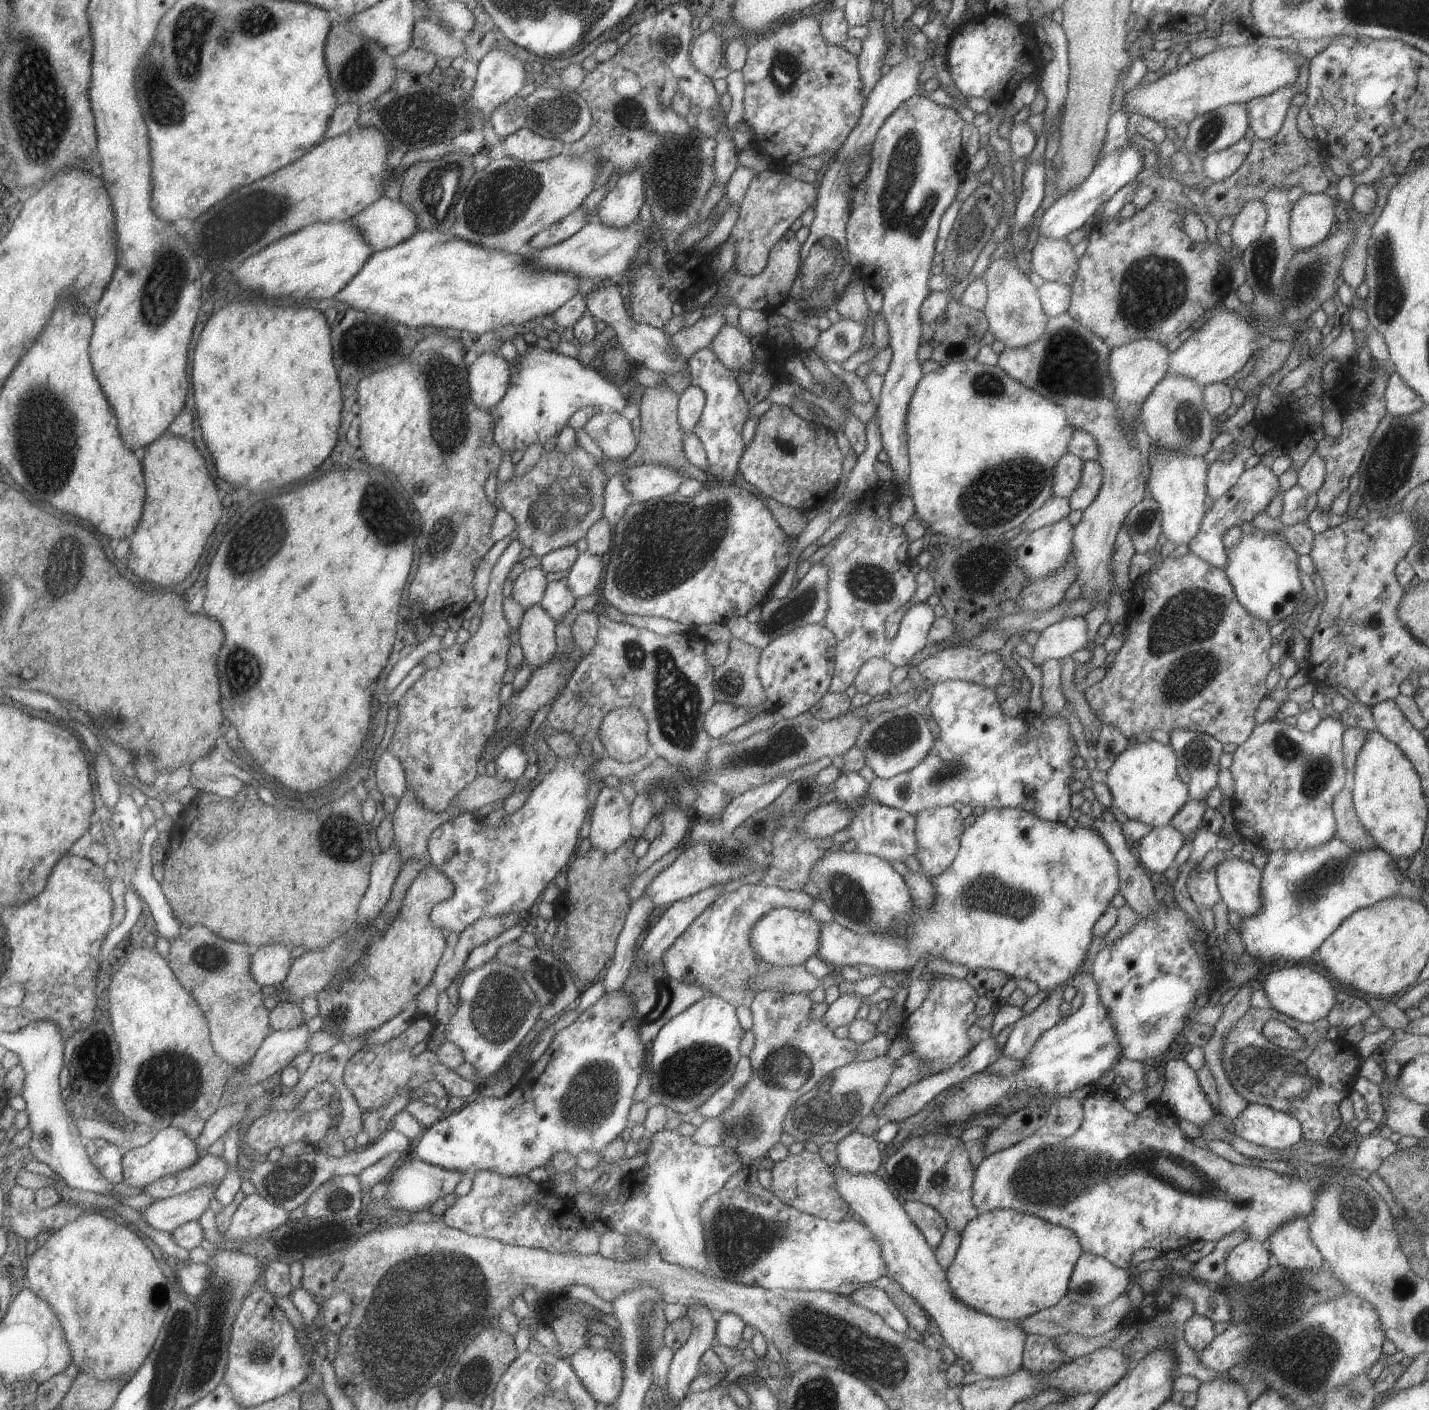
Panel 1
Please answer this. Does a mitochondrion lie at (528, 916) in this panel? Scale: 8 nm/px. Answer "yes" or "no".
no

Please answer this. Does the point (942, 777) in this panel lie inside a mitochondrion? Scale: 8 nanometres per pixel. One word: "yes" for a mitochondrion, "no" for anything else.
yes

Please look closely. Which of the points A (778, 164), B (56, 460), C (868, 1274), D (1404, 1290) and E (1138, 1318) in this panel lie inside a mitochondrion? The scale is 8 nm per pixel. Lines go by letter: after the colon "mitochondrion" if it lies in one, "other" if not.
A: other
B: mitochondrion
C: other
D: mitochondrion
E: other

